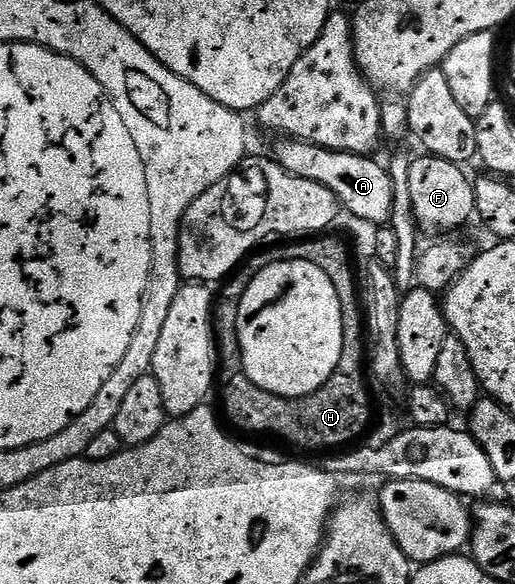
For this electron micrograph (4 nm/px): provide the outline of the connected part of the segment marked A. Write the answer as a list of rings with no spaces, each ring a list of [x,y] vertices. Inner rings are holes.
[[[286,136],[278,139],[275,146],[274,161],[293,176],[313,180],[339,198],[339,205],[344,211],[352,213],[355,218],[376,224],[387,224],[391,221],[393,208],[394,184],[391,182],[388,167],[382,162],[374,162],[374,157],[365,154],[350,154],[340,150],[321,148],[317,144],[302,142]]]

